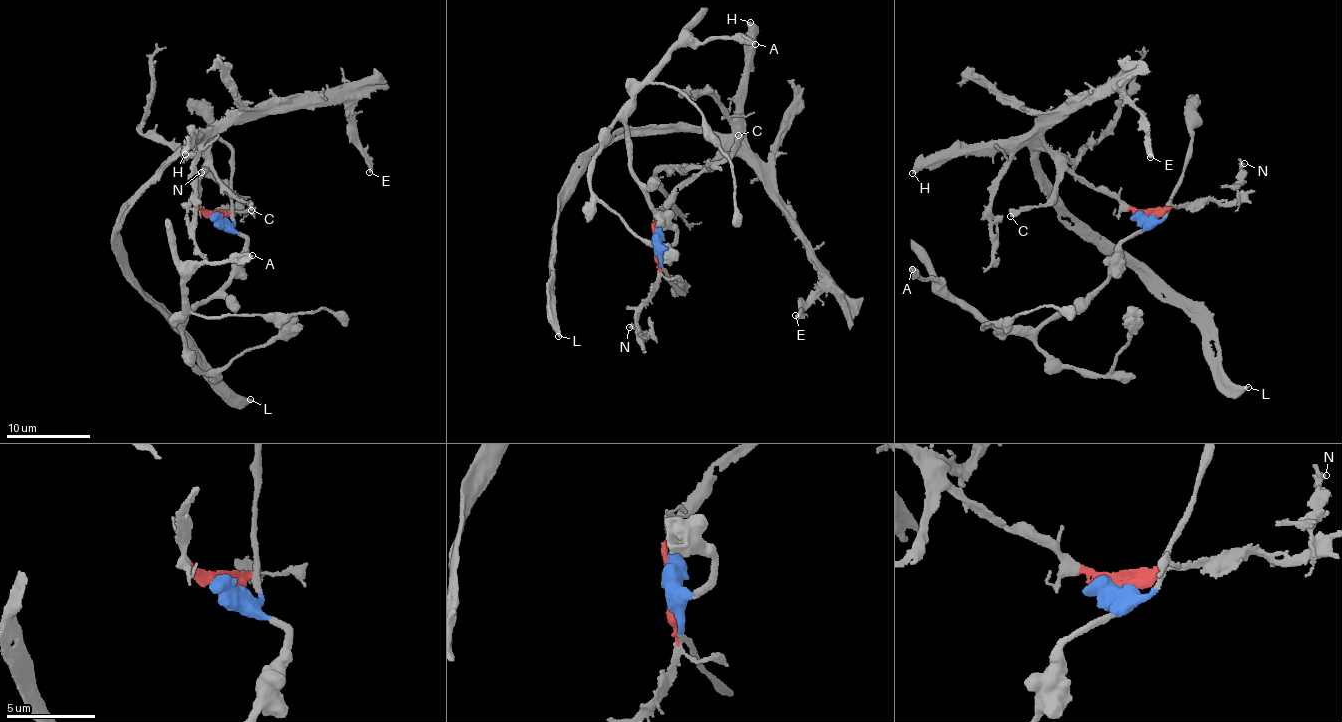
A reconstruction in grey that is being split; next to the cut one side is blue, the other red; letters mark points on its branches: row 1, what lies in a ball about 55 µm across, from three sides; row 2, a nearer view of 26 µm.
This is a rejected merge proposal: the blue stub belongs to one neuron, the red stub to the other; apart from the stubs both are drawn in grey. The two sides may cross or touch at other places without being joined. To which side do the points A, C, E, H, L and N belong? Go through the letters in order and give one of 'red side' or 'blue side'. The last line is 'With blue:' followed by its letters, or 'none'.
A: blue side
C: red side
E: red side
H: red side
L: red side
N: red side
With blue: A

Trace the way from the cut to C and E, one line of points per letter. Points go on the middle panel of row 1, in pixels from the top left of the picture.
C: (656, 243), (654, 219), (657, 213), (671, 196), (706, 172), (711, 164), (732, 153), (738, 135)
E: (656, 243), (654, 219), (674, 192), (726, 156), (743, 159), (785, 216), (823, 280), (795, 315)

